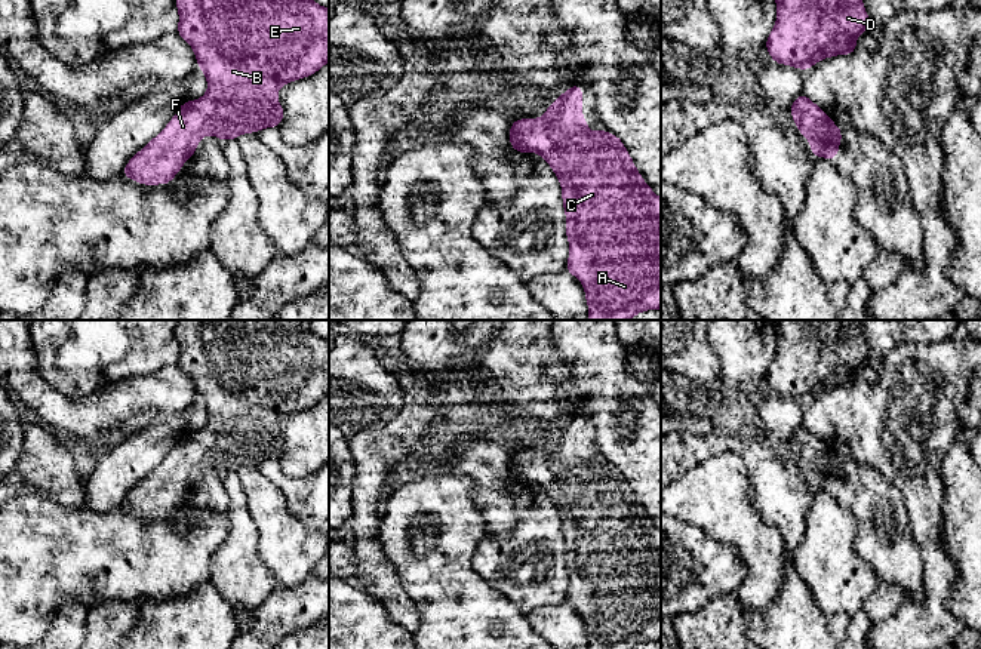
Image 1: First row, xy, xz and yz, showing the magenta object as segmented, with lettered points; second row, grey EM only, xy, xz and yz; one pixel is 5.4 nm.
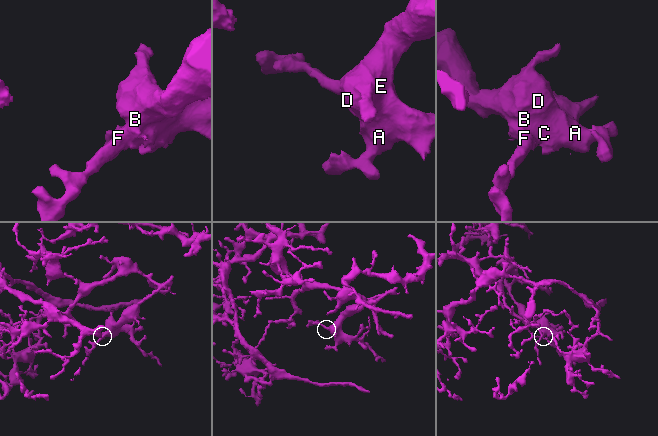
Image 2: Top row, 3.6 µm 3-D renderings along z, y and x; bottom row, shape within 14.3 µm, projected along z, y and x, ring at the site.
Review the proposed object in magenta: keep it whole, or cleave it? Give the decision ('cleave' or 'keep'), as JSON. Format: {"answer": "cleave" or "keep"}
{"answer": "keep"}

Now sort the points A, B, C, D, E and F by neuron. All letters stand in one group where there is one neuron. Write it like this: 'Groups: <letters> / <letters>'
Groups: A B C D E F

